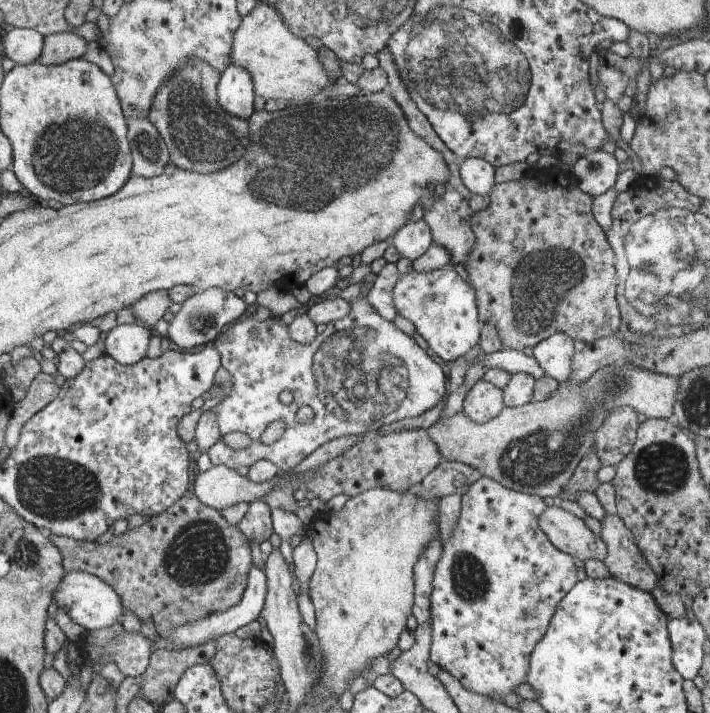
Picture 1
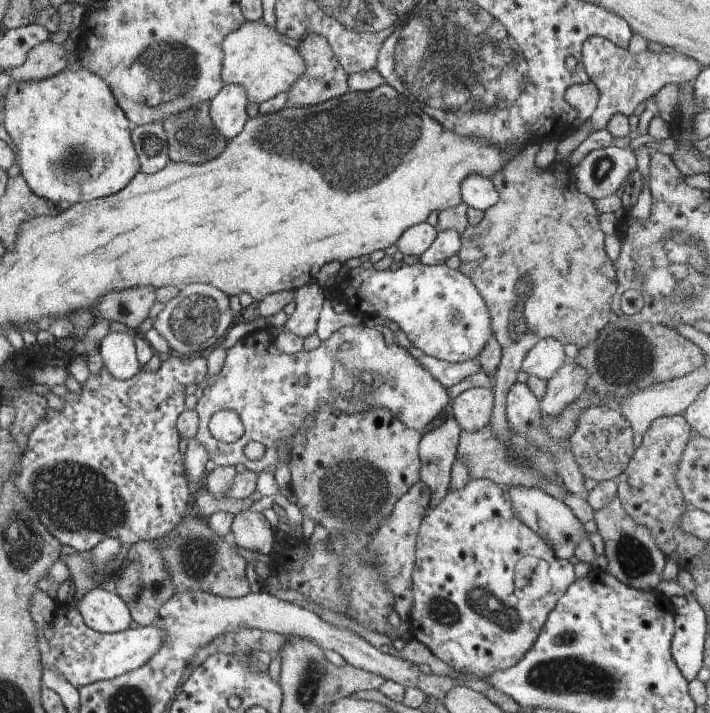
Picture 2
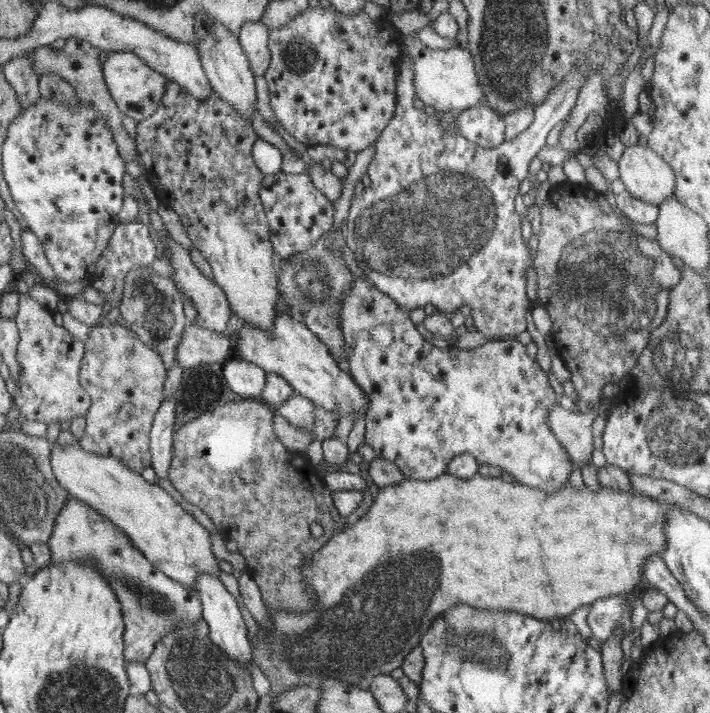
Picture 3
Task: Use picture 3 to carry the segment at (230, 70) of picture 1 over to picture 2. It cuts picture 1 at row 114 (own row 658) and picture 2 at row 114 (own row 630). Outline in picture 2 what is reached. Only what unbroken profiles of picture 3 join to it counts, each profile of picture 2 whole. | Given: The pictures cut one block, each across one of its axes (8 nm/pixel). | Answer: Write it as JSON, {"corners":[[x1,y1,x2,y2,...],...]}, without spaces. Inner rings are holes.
{"corners":[[224,84,214,99,210,100,211,121,226,140,234,139,244,130,249,119,246,114,246,90,242,85]]}

